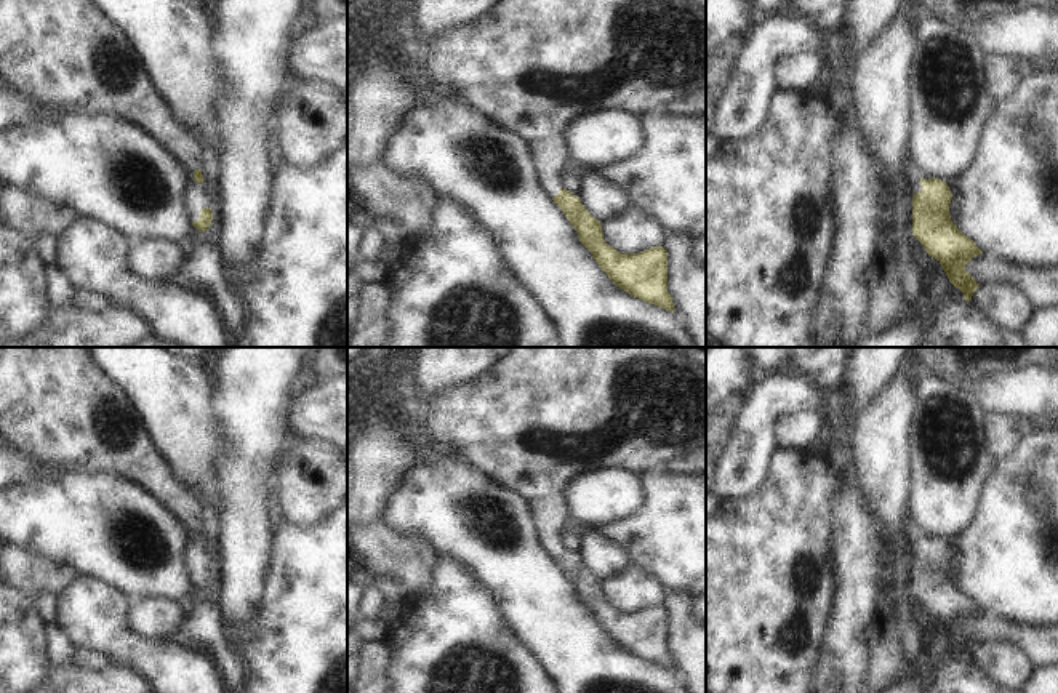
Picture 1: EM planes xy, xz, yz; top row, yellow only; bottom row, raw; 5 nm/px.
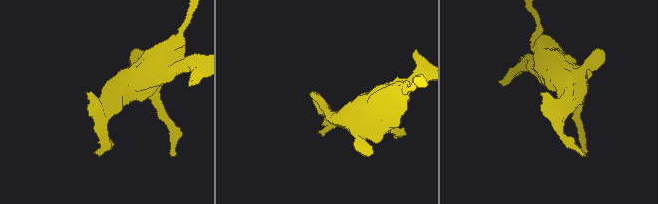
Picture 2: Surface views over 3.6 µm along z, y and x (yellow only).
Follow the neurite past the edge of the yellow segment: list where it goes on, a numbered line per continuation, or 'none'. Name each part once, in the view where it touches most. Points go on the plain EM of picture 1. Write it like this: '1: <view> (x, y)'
1: xy (56, 404)

